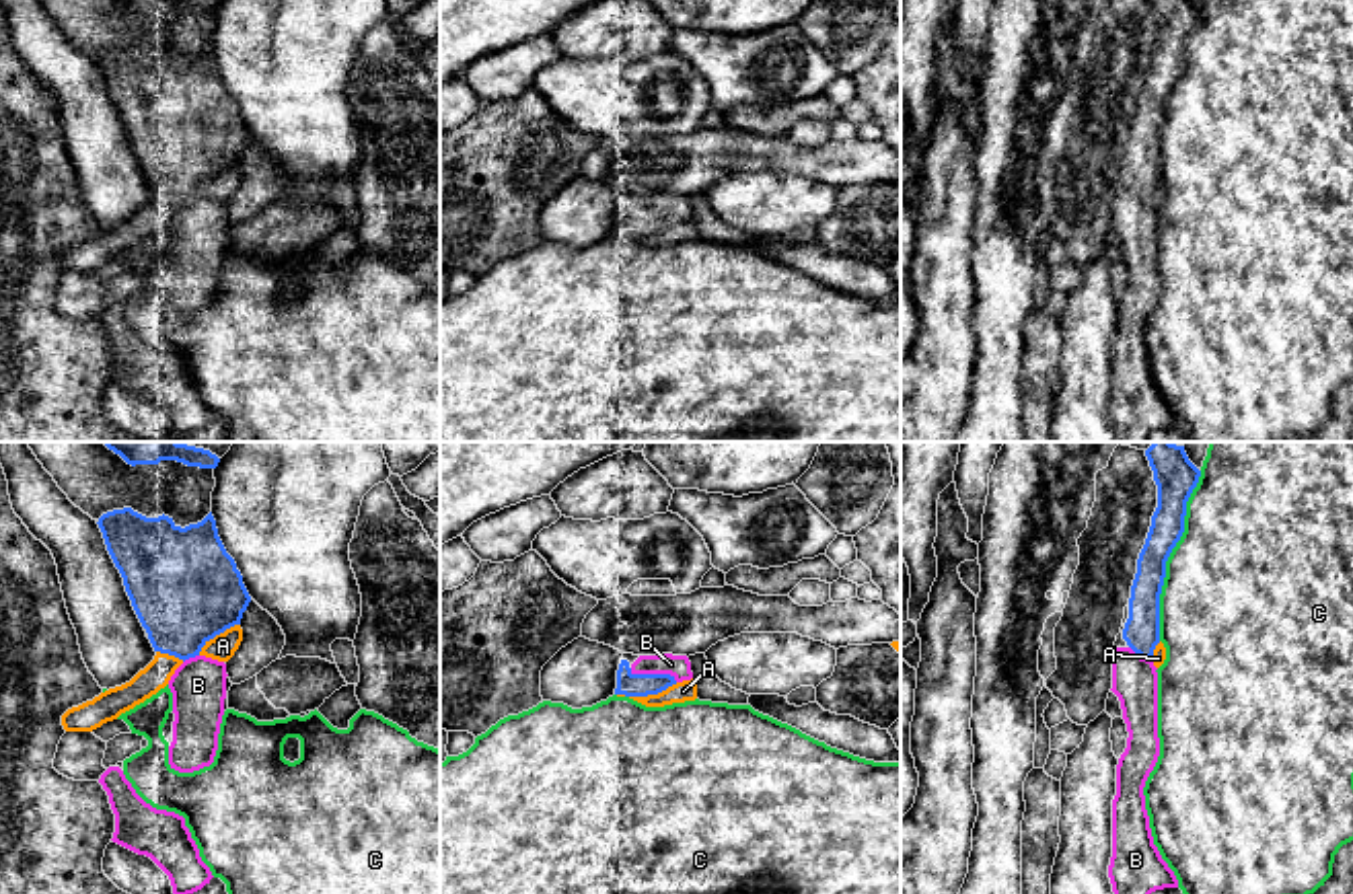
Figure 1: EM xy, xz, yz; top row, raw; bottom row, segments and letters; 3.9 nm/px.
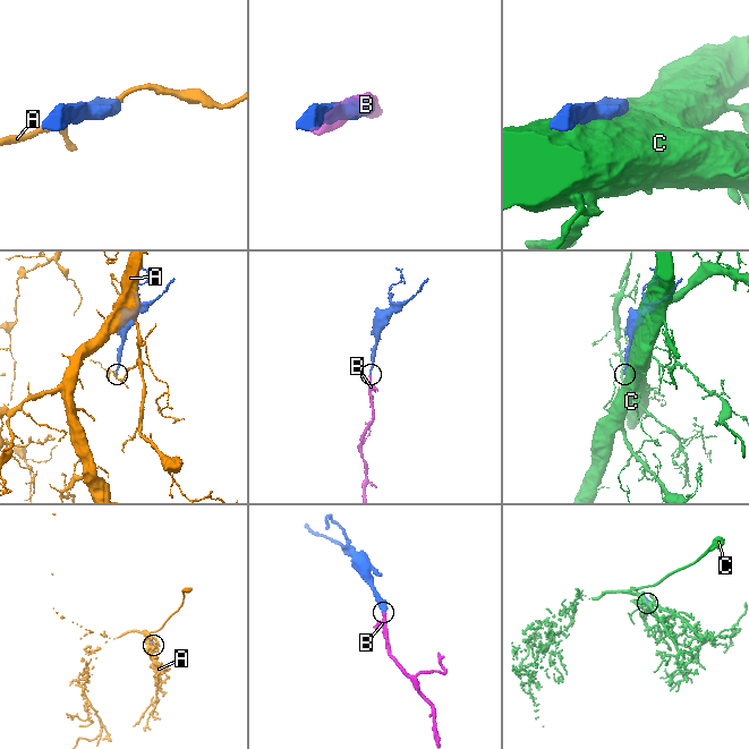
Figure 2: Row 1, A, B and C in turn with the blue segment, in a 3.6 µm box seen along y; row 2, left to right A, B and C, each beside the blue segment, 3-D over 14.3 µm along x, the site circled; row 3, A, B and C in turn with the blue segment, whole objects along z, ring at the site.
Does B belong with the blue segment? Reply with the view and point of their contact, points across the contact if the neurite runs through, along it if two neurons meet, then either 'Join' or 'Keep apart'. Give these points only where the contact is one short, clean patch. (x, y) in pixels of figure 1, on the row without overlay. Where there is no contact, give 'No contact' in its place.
Touches blue at xz (654, 214). Join

